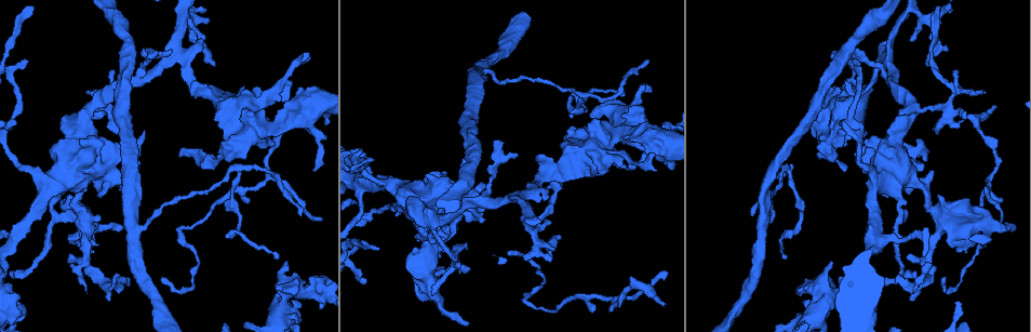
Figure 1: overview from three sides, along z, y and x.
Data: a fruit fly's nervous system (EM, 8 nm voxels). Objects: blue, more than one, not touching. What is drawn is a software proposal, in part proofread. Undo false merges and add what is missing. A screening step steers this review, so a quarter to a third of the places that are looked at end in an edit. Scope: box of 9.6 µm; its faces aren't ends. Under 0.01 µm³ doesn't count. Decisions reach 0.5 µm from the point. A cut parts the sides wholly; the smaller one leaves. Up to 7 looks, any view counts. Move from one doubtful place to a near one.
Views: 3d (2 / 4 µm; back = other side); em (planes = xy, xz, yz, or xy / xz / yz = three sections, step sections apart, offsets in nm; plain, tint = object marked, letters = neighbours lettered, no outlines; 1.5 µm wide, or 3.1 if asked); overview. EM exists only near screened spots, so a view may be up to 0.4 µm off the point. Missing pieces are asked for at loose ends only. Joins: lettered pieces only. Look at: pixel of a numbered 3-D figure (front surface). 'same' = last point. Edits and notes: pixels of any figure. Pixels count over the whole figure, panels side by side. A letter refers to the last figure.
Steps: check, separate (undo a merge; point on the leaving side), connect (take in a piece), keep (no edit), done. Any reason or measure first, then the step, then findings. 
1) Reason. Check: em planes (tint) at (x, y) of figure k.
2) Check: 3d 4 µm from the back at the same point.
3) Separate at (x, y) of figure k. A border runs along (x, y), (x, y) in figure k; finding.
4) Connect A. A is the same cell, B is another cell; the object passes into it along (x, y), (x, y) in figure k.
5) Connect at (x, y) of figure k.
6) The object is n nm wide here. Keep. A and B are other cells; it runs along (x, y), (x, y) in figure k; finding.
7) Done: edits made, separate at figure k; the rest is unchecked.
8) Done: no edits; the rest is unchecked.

Tapers out. Check: 3d 4 µm at (1014, 227) of figure 1.

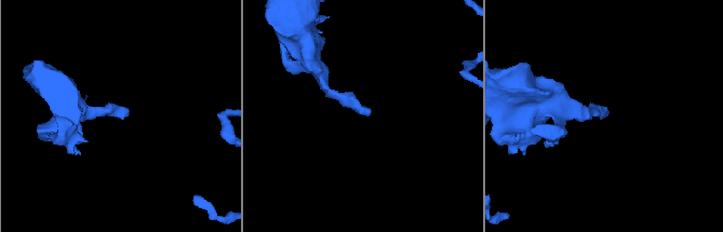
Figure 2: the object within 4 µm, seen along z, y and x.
Check: em yz step 8 (letters) at (605, 109) of figure 2.

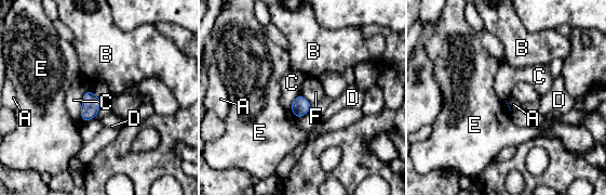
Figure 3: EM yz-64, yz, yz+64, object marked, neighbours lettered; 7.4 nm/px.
Another direction. Check: em planes (letters) at the same point.

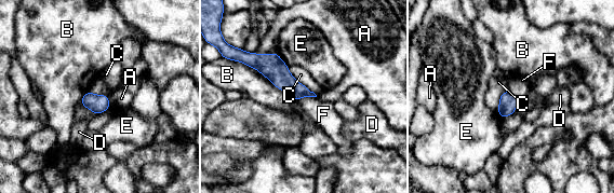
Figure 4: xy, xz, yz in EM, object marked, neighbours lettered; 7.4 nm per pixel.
The object is 140 nm wide here. Keep. A, B, C, D, E and F are other cells; none of them fits.

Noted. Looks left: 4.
Free end. Check: em planes (plain) at (665, 271) of figure 1.

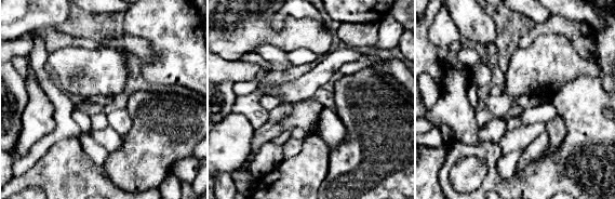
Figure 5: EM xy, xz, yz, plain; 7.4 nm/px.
See the neighbours. Check: em planes (letters) at the same point.

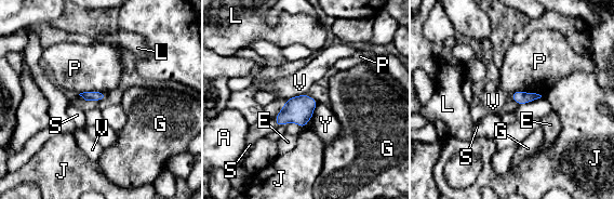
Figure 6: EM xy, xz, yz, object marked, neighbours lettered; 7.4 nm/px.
Keep. A, E, G, J, L, P, S, V and Y are other cells; no lettered piece goes on from it.

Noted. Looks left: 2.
Branch stops here. Check: em xz step 4 (plain) at (1002, 200) of figure 1.

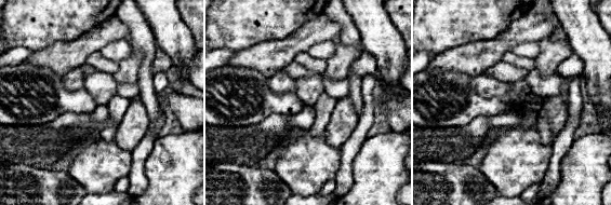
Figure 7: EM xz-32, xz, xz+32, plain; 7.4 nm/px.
What lies round it. Check: em xz step 4 (letters) at the same point.

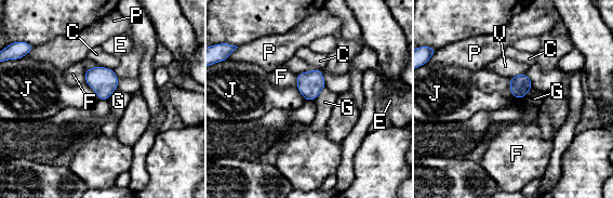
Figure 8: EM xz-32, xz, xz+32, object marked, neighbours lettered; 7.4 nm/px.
Keep. C, E, F, G, J, P and V are other cells; none of them fits.

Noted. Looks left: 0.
Done: no edits; the rest is unchecked.

